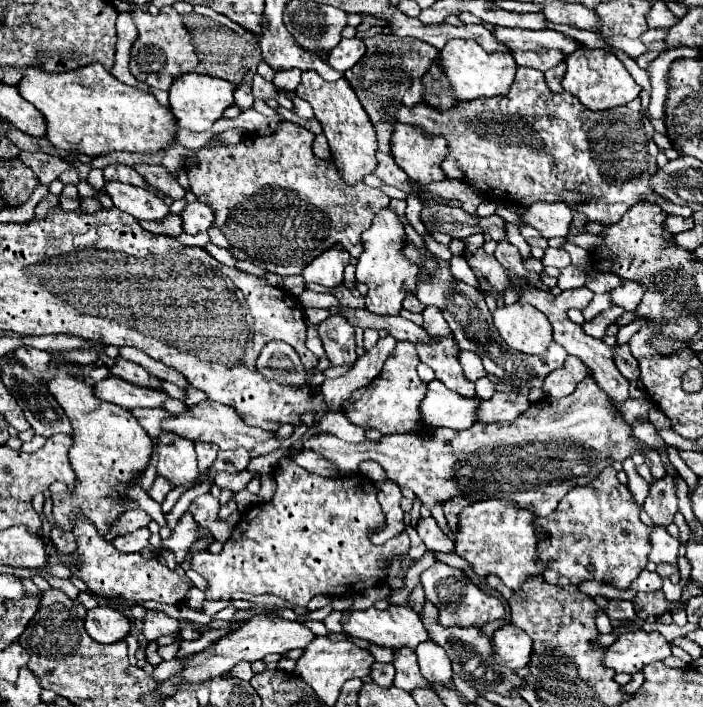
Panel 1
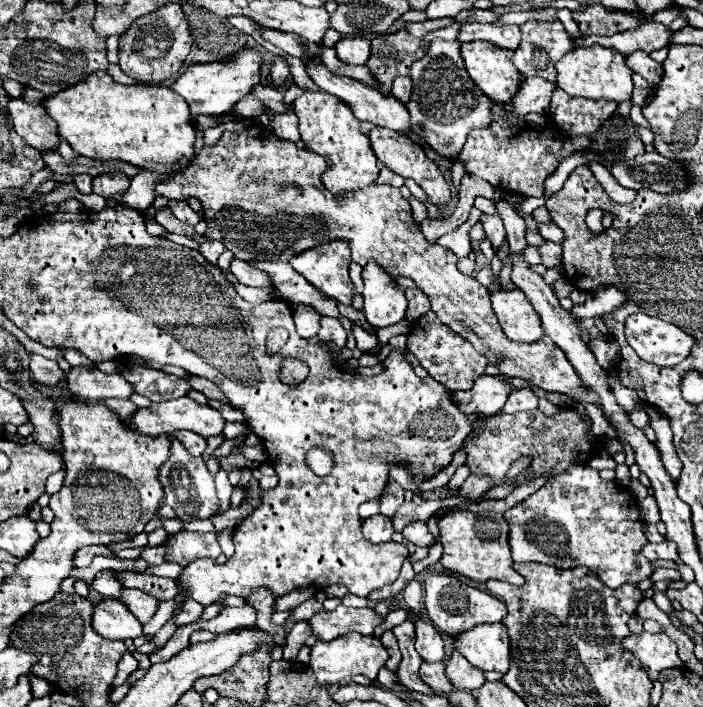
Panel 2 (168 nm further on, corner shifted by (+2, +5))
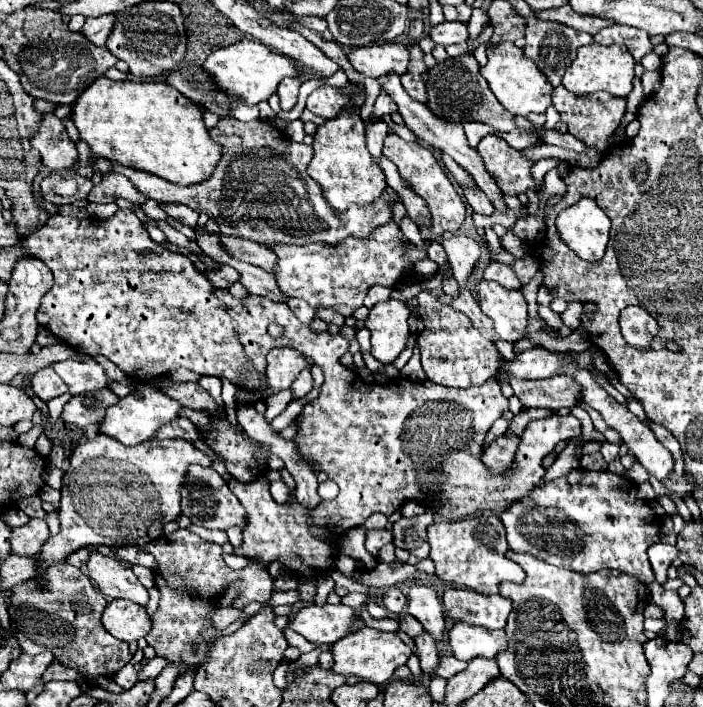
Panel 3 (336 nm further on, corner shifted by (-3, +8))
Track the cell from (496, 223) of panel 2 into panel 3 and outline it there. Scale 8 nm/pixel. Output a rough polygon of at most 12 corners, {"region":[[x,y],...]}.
{"region":[[465,190],[473,212],[495,214],[495,206],[481,190]]}

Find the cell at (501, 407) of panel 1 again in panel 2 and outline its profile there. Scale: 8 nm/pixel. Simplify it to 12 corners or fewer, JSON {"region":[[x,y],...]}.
{"region":[[532,387],[508,395],[504,413],[532,411],[538,397]]}

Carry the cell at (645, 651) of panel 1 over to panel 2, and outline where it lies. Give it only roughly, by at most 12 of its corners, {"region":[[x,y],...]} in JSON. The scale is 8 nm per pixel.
{"region":[[630,635],[630,649],[652,681],[664,669],[680,669],[668,635]]}

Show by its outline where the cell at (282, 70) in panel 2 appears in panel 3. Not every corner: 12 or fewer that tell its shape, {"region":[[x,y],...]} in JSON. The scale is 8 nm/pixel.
{"region":[[283,78],[277,94],[281,110],[297,104],[299,82]]}

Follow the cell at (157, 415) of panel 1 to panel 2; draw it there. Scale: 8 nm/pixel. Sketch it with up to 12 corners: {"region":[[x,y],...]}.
{"region":[[108,399],[104,405],[126,421],[136,405],[128,399]]}

